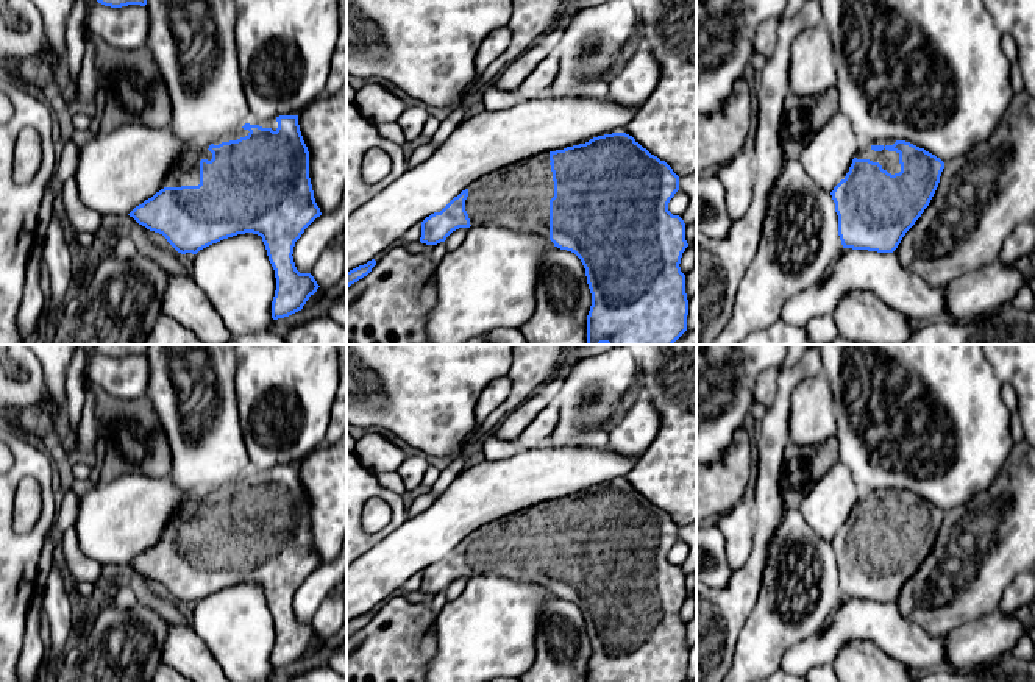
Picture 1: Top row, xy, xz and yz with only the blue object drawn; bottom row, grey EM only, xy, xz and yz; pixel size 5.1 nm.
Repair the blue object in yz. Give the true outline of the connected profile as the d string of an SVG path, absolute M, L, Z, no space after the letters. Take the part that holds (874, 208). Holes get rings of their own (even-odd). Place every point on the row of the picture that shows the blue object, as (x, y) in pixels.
M905 140L860 144L846 176L830 192L843 248L893 253L929 206L944 162Z

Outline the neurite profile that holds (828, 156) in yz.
M838 111L812 136L798 159L818 187L832 192L845 179L859 147L851 123Z

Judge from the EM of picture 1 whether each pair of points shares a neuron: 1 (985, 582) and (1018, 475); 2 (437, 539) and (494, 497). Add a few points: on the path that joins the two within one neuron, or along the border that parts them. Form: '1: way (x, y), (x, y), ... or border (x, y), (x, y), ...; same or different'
1: way (985, 556), (985, 548), (1018, 515), (1018, 501); same
2: way (451, 525), (480, 497); same

